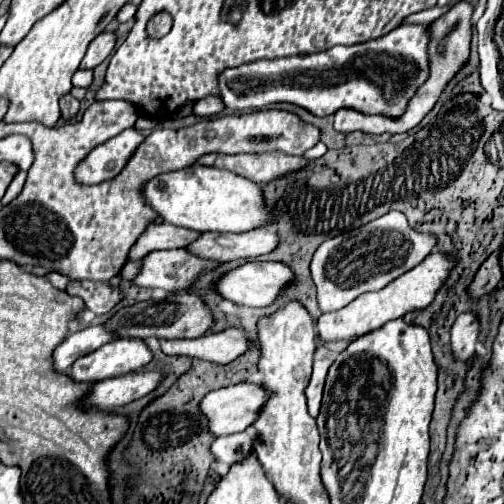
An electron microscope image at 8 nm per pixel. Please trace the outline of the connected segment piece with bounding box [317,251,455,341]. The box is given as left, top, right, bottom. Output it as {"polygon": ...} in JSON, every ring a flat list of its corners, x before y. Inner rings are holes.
{"polygon":[[431,253,429,257,425,257,417,267,413,267,411,271,403,273,401,277,397,277,395,281,391,281,387,287,383,287,381,291,371,291,365,293,361,297,357,297,355,301,351,301,349,305,325,313,317,319,317,331,319,331,319,339,321,341,349,341,353,337,361,337,377,327,381,327,383,323,403,317,407,311,413,309,423,309,427,307,433,297,435,291,441,287,441,283,447,279,449,269,455,265,455,261,451,257,437,253]]}

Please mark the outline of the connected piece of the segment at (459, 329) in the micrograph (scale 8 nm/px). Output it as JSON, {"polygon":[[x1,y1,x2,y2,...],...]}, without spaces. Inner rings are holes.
{"polygon":[[463,313,455,319,451,327,451,353,457,361,467,361,475,353,475,341,479,333,479,323,473,313]]}

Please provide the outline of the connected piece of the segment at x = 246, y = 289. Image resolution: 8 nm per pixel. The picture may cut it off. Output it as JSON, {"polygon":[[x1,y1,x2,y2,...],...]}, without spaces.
{"polygon":[[247,261,223,273,215,283,213,291,235,305,265,307,271,305,279,289,293,279,287,265,275,261]]}

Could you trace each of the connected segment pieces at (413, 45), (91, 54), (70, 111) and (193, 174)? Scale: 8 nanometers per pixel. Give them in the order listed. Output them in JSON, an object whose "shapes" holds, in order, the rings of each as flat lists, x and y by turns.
{"shapes":[[[399,25,389,31,385,37,377,37,373,41,357,43,353,47,333,47,313,55,297,55,283,59,261,59,253,63,245,63,239,67,231,67,219,73,219,91,225,99,225,107,231,111,241,109,265,109,273,103,293,103,309,109,317,117,325,117,335,113,341,107,357,109,363,113,385,113,389,117,399,117,415,93,415,89,427,79,427,35,425,25]],[[99,33,91,43,89,43,89,49,81,61,81,69,93,69,97,67,111,51,113,51,113,45,115,45,115,33]],[[73,95,61,97,59,105,61,105,61,117,63,117,65,121,75,119,75,115,77,115,77,111,79,111,79,101,77,101]],[[189,165,181,171,161,173,145,183,145,203,157,213,157,217,171,225,181,225,193,231,231,231,243,233,261,225,267,225,271,211,267,211,257,183,247,181,227,169]]]}

